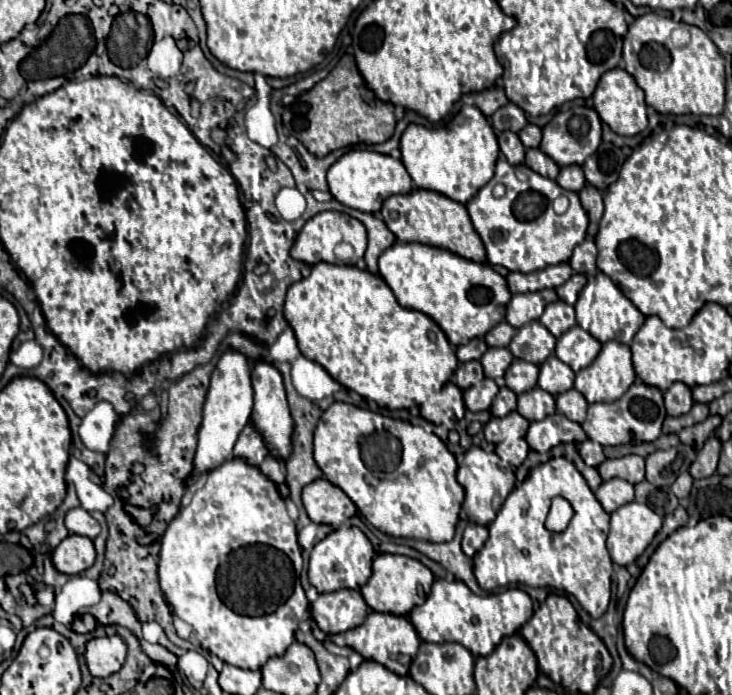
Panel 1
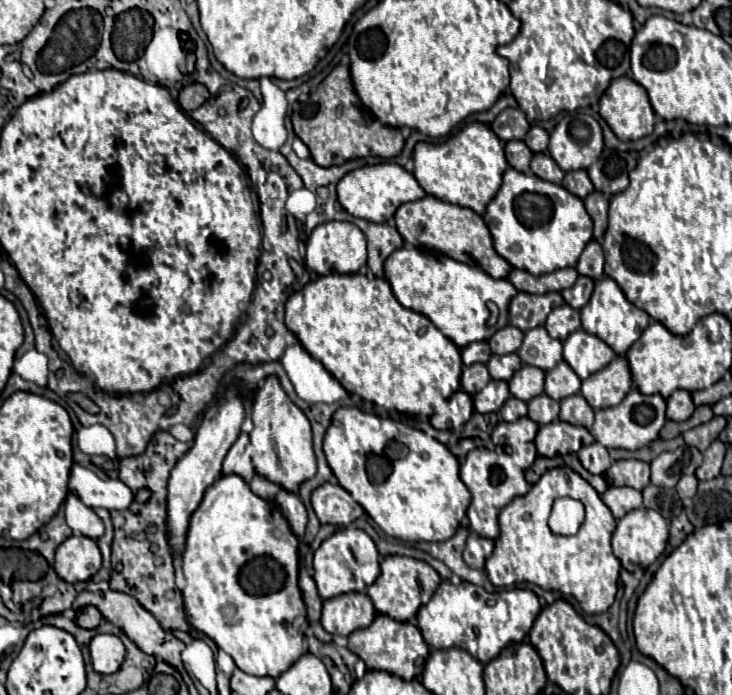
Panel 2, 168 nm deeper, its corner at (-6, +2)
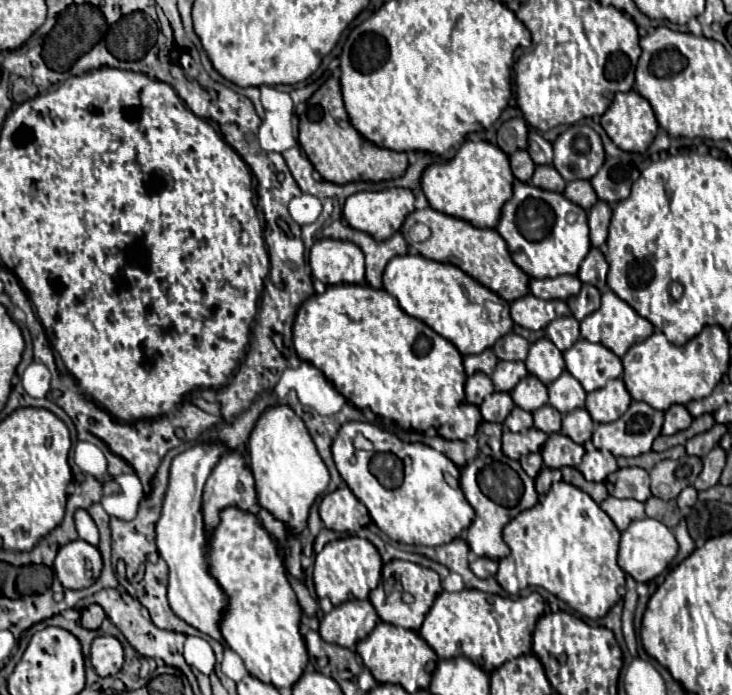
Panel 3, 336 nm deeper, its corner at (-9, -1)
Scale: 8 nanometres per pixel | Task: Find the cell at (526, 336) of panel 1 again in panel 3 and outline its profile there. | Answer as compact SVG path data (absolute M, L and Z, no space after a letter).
M545 337L531 343L525 365L527 365L527 371L531 375L539 377L545 385L549 385L553 379L557 379L565 369L563 353L557 351L557 347L553 347L553 343L549 343L549 339L545 339Z

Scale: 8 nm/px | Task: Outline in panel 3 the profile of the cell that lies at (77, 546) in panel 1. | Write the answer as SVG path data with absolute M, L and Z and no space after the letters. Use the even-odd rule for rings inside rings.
M81 539L71 541L65 547L61 547L61 551L57 553L55 563L53 563L57 579L67 589L83 589L83 587L93 585L93 581L101 573L101 567L103 567L103 561L101 561L99 549ZM87 563L91 563L91 567L93 567L93 579L85 577Z

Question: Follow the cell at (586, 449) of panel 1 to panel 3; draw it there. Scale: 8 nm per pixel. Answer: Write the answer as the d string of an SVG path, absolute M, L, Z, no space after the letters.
M587 447L585 459L579 465L579 471L585 475L587 481L605 481L605 477L617 471L617 461L609 451L601 451L595 447Z

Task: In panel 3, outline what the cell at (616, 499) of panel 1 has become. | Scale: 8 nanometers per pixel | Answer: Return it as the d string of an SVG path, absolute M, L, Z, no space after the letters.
M607 497L601 503L601 509L613 519L619 531L623 531L631 521L643 519L645 517L645 505L637 499L617 499L617 497Z

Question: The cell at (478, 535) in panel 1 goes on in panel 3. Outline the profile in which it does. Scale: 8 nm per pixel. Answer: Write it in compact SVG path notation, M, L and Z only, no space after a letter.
M477 557L475 561L469 563L471 571L479 577L479 579L485 579L485 577L493 577L497 573L497 563L489 557Z

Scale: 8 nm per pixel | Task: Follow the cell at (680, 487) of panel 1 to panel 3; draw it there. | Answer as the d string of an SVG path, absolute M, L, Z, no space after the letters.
M685 487L685 489L679 493L679 497L677 497L679 509L689 509L689 507L695 505L695 501L697 501L697 491L695 491L695 487Z

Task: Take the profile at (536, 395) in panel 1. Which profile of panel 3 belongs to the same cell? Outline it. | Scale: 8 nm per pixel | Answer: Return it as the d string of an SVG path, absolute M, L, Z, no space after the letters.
M543 405L537 411L533 411L533 419L535 419L535 427L545 431L547 435L561 431L561 413L549 405Z

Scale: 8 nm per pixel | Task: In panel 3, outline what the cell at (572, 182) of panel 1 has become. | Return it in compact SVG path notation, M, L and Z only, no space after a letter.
M575 179L575 181L567 183L563 195L565 195L569 201L581 205L585 211L589 211L589 207L593 207L593 203L597 203L597 195L595 195L591 183L585 181L585 179Z

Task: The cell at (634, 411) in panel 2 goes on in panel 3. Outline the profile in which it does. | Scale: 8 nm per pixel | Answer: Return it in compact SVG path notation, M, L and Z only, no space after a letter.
M631 401L629 409L617 421L595 427L591 443L597 449L611 451L615 457L637 457L651 451L651 443L661 433L661 425L663 411L641 401Z

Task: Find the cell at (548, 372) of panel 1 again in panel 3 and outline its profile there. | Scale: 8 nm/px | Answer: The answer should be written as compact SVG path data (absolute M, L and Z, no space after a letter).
M563 371L559 379L549 383L547 387L549 387L549 403L563 415L585 405L585 389L569 371Z

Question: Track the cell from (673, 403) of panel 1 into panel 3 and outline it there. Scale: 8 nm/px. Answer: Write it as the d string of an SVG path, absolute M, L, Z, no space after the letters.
M673 405L665 411L665 423L663 423L663 435L673 435L681 429L687 429L691 425L693 417L685 409L685 405Z

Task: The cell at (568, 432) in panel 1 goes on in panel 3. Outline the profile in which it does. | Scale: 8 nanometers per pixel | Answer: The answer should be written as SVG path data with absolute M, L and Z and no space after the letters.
M563 433L557 435L549 435L549 439L545 441L545 447L541 449L541 457L545 461L547 467L551 469L559 469L559 467L577 467L581 463L585 449L583 445L575 443L573 439L569 439Z

